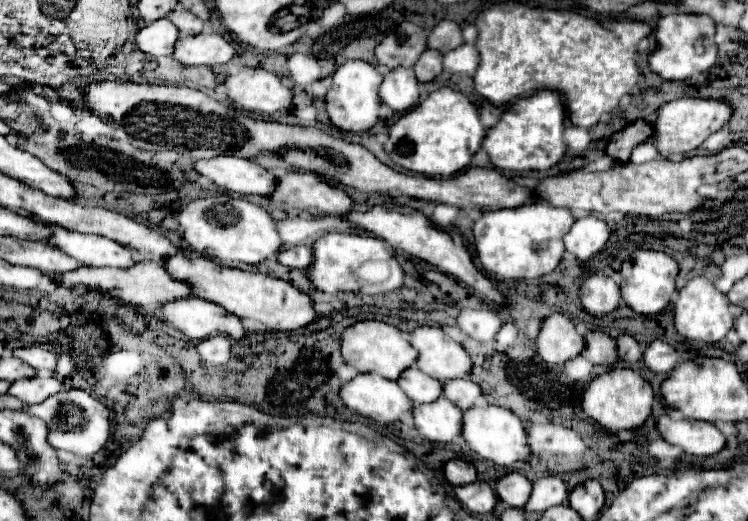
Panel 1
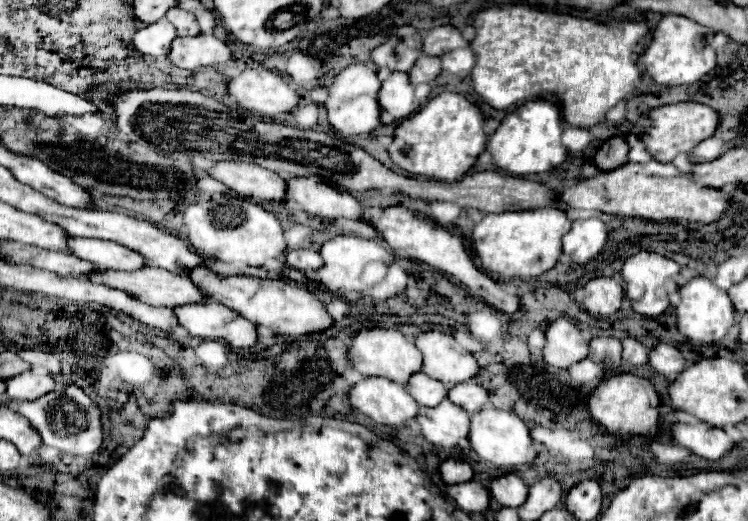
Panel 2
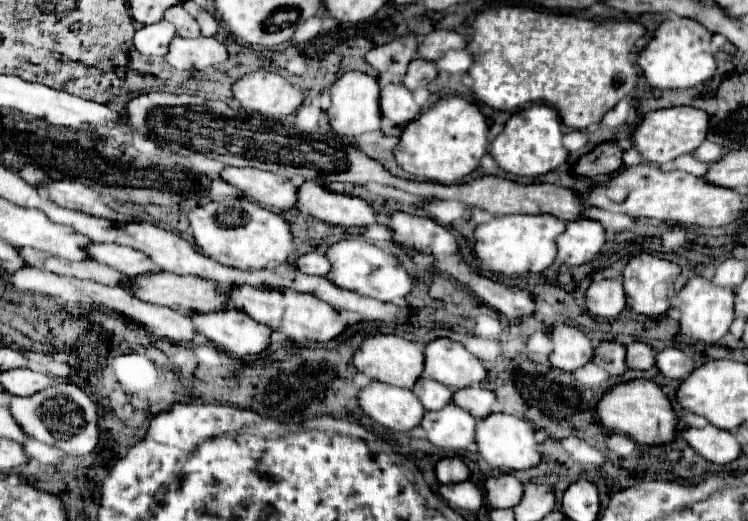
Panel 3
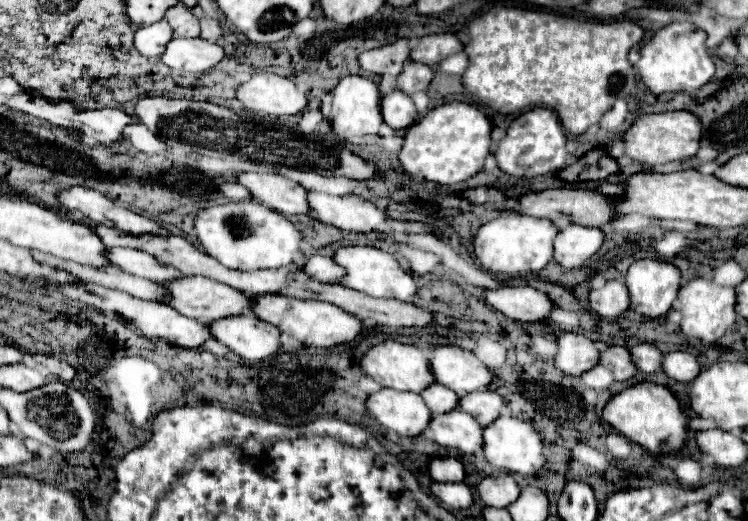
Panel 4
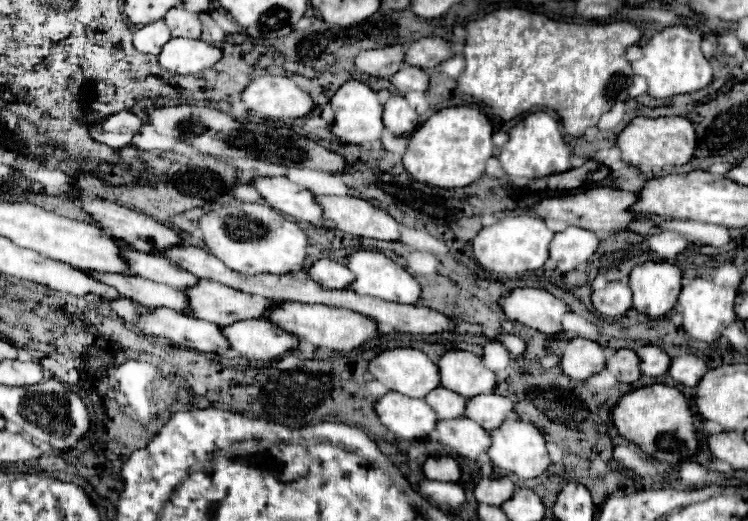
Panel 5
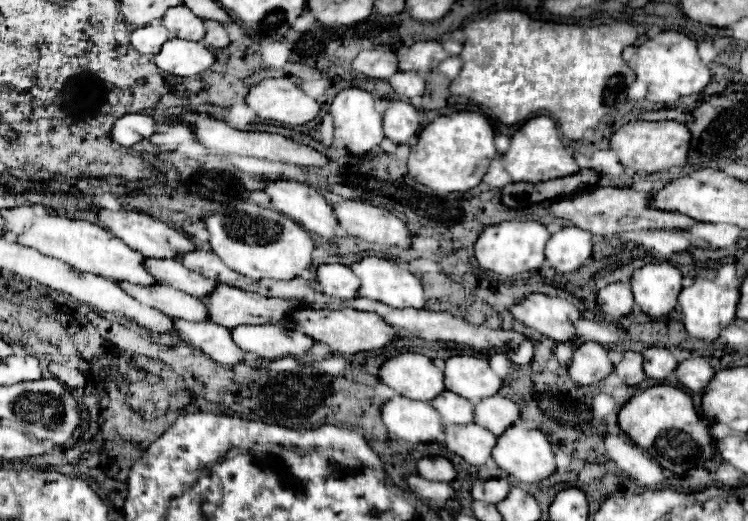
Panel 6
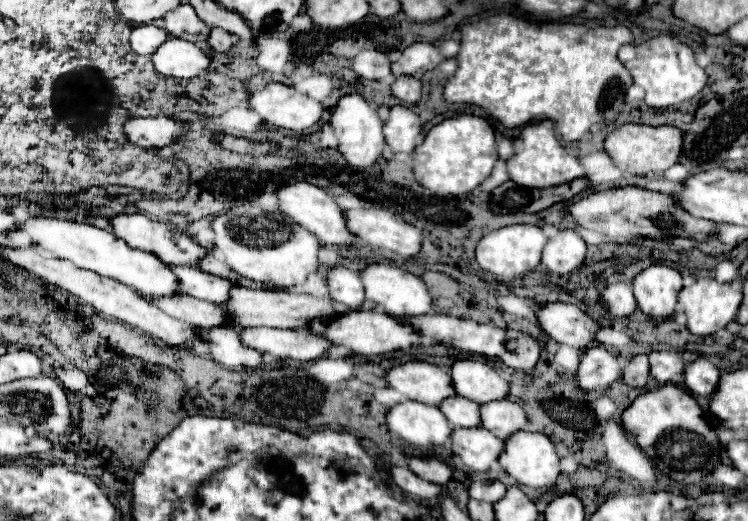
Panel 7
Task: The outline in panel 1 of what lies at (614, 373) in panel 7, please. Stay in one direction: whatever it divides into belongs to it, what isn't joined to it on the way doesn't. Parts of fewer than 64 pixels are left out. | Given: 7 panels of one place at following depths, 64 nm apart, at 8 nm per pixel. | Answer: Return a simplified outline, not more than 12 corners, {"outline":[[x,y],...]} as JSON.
{"outline":[[560,312],[542,320],[536,352],[564,364],[584,348],[574,324]]}

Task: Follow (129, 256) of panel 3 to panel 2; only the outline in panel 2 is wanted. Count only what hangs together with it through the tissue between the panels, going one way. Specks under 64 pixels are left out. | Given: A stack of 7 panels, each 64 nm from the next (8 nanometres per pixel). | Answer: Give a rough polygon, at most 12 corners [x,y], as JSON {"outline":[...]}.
{"outline":[[68,236],[68,248],[98,268],[132,272],[138,252],[110,240]]}

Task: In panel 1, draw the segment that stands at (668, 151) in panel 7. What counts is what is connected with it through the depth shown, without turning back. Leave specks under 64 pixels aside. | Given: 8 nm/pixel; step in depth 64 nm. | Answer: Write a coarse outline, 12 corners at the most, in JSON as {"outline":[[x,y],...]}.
{"outline":[[710,98],[672,100],[656,110],[662,156],[696,150],[732,116]]}

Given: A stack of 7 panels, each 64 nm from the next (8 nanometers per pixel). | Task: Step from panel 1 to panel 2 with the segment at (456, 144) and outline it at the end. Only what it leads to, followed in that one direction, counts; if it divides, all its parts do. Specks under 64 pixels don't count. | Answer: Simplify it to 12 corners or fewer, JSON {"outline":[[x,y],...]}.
{"outline":[[442,92],[394,128],[396,166],[456,182],[484,152],[480,110]]}

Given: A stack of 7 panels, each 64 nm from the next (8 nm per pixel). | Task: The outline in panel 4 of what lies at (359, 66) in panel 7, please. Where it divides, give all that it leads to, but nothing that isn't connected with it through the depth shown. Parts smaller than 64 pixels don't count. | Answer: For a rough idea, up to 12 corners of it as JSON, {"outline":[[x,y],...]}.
{"outline":[[410,40],[366,50],[358,62],[374,74],[398,76],[410,60]]}

